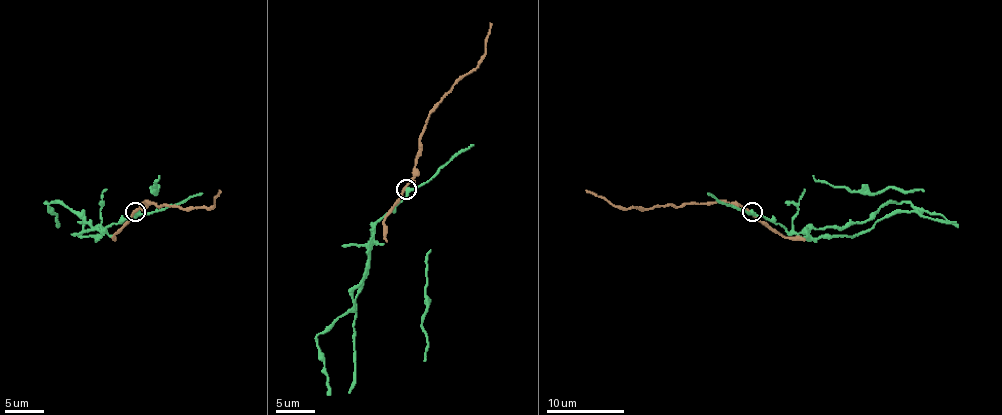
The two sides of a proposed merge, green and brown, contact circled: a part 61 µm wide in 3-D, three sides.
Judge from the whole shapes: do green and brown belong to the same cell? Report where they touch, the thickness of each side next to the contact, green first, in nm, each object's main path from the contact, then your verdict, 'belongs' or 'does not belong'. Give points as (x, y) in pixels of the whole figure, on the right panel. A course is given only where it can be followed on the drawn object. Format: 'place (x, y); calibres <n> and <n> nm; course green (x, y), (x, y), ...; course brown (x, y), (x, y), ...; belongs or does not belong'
place (752, 211); calibres 320 and 200 nm; course green (752, 212), (790, 233), (806, 233), (812, 227), (868, 220), (884, 204), (909, 202), (958, 227); course brown (752, 212), (722, 200), (617, 208), (586, 190); does not belong

